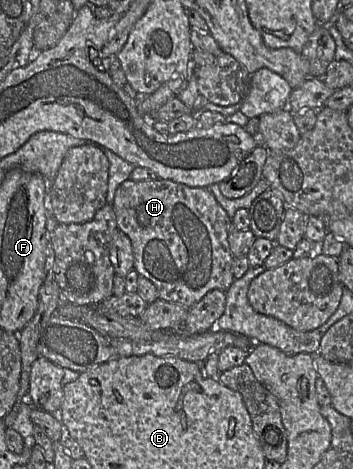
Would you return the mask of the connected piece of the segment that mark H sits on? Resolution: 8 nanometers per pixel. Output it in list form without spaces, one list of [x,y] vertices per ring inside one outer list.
[[[168,179],[152,181],[132,181],[126,180],[116,191],[113,201],[113,208],[116,215],[118,229],[124,232],[131,240],[134,253],[134,269],[140,276],[150,280],[157,288],[159,299],[180,304],[186,308],[191,308],[198,303],[208,292],[219,289],[226,292],[234,281],[233,262],[234,257],[228,242],[229,226],[231,219],[227,212],[217,202],[214,195],[207,187],[189,187],[182,183],[177,183]]]

